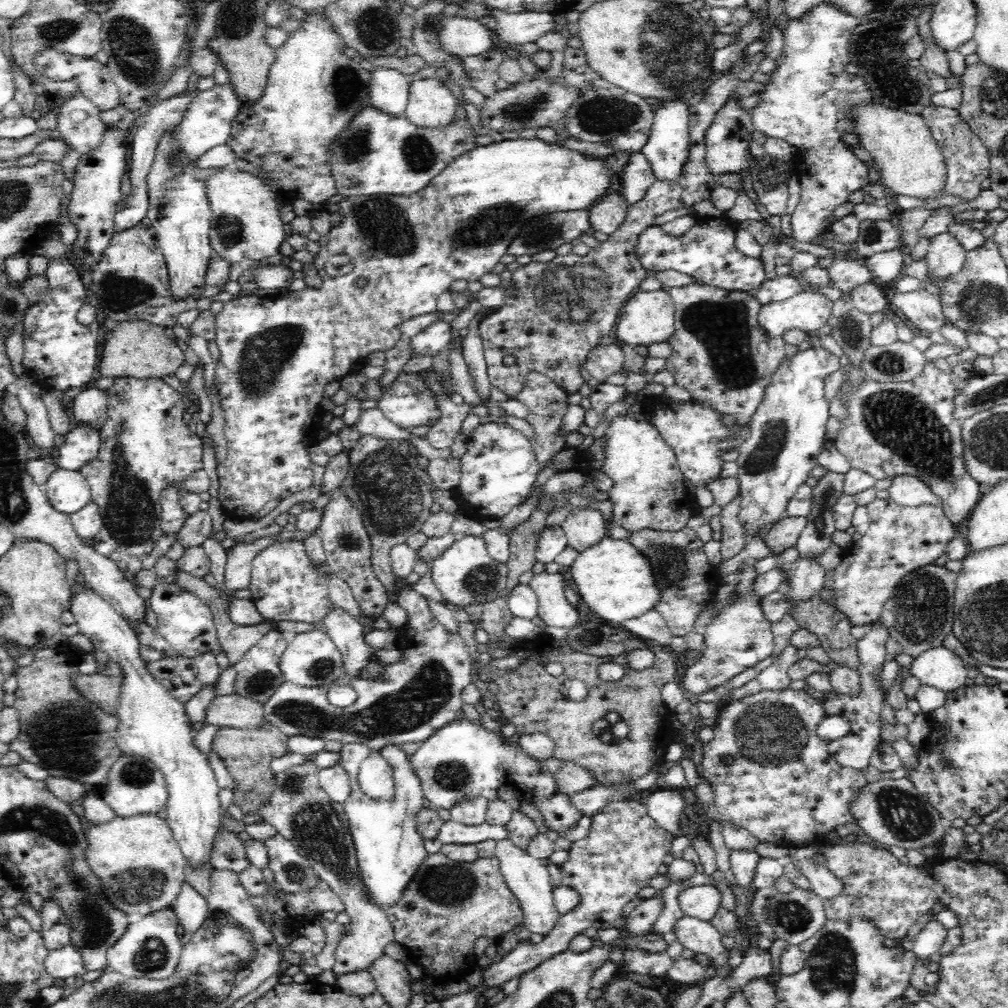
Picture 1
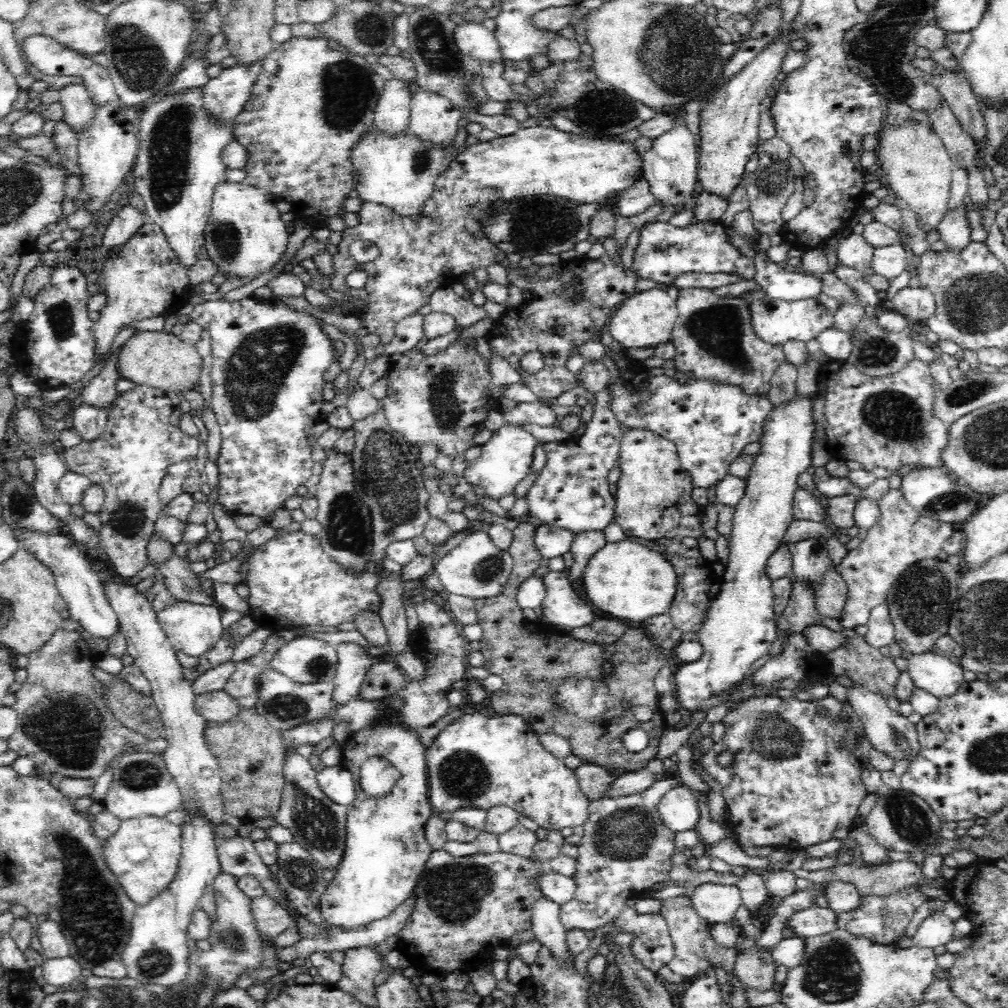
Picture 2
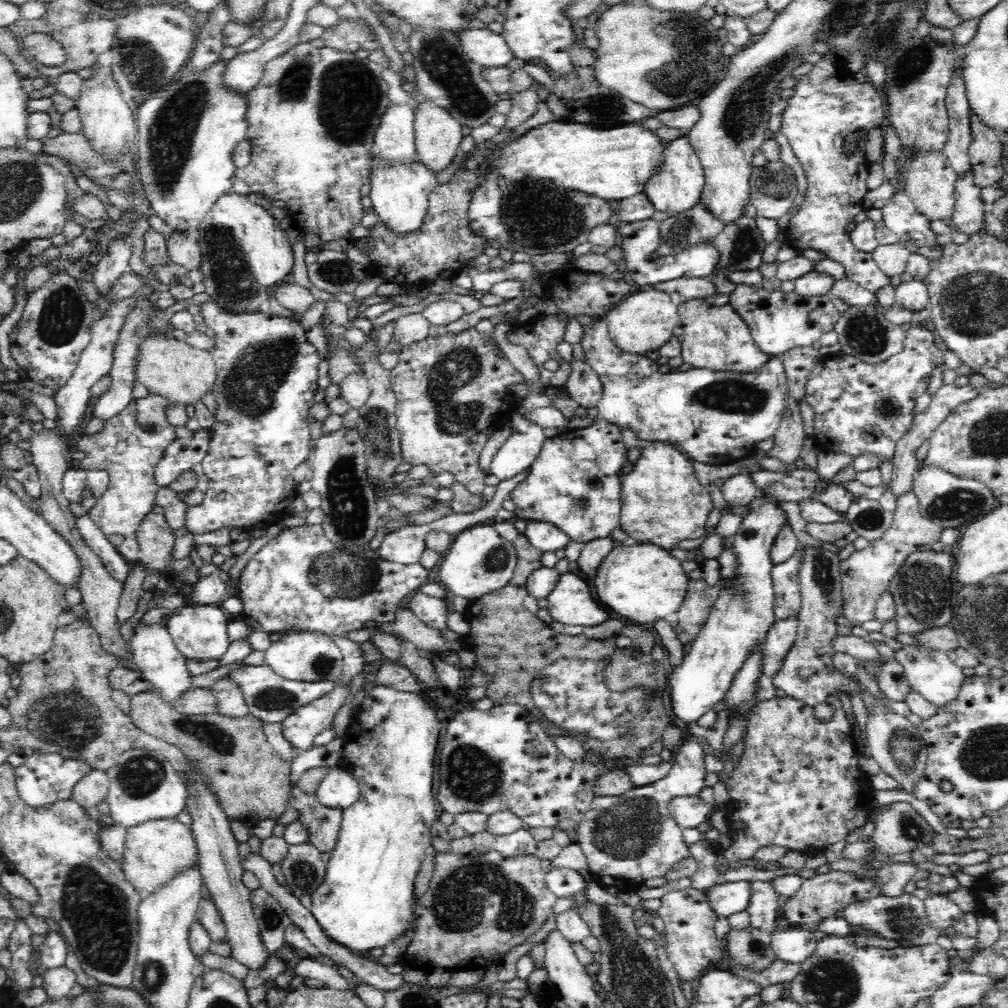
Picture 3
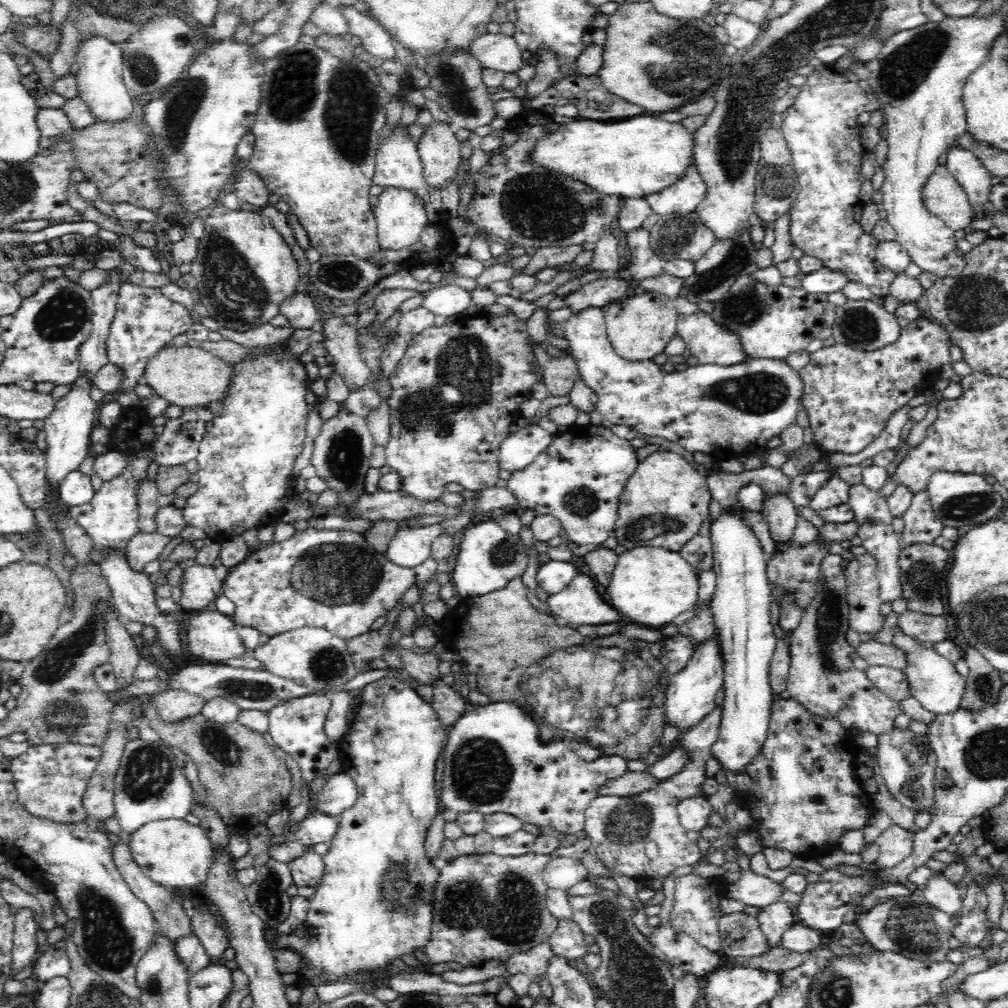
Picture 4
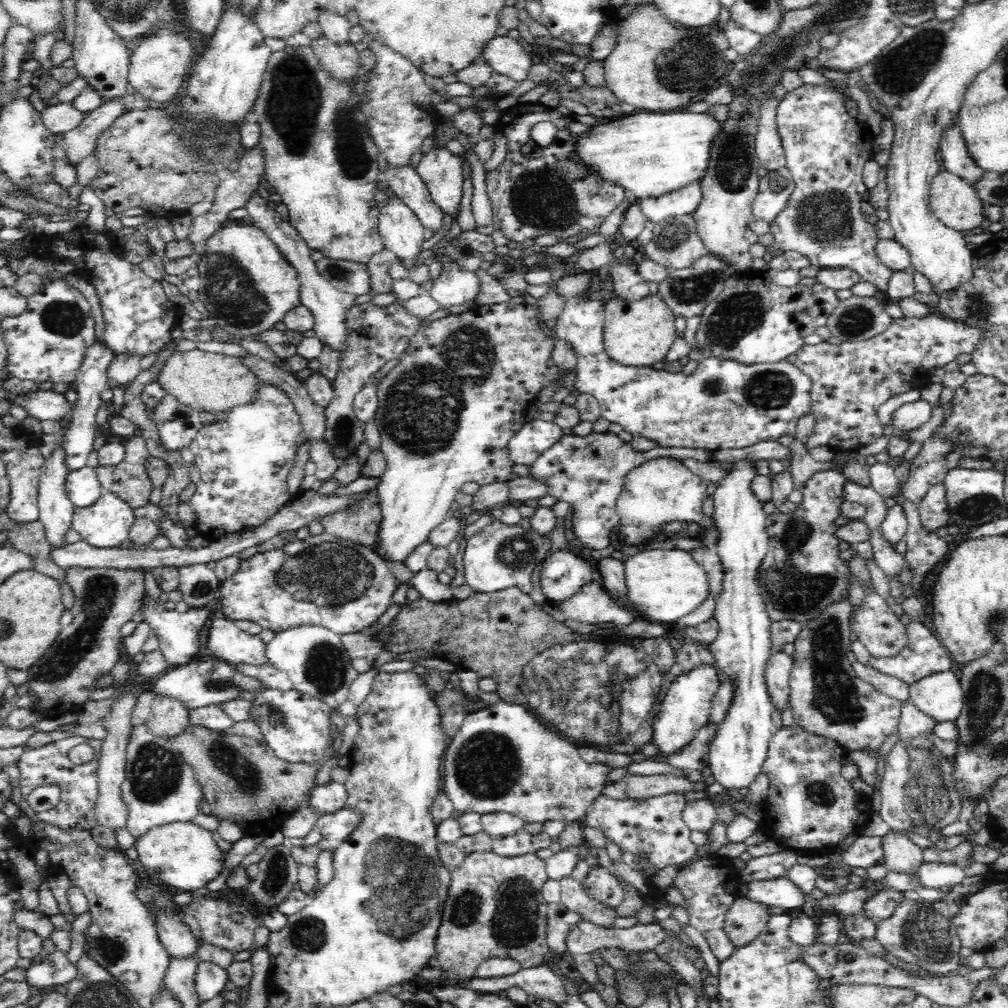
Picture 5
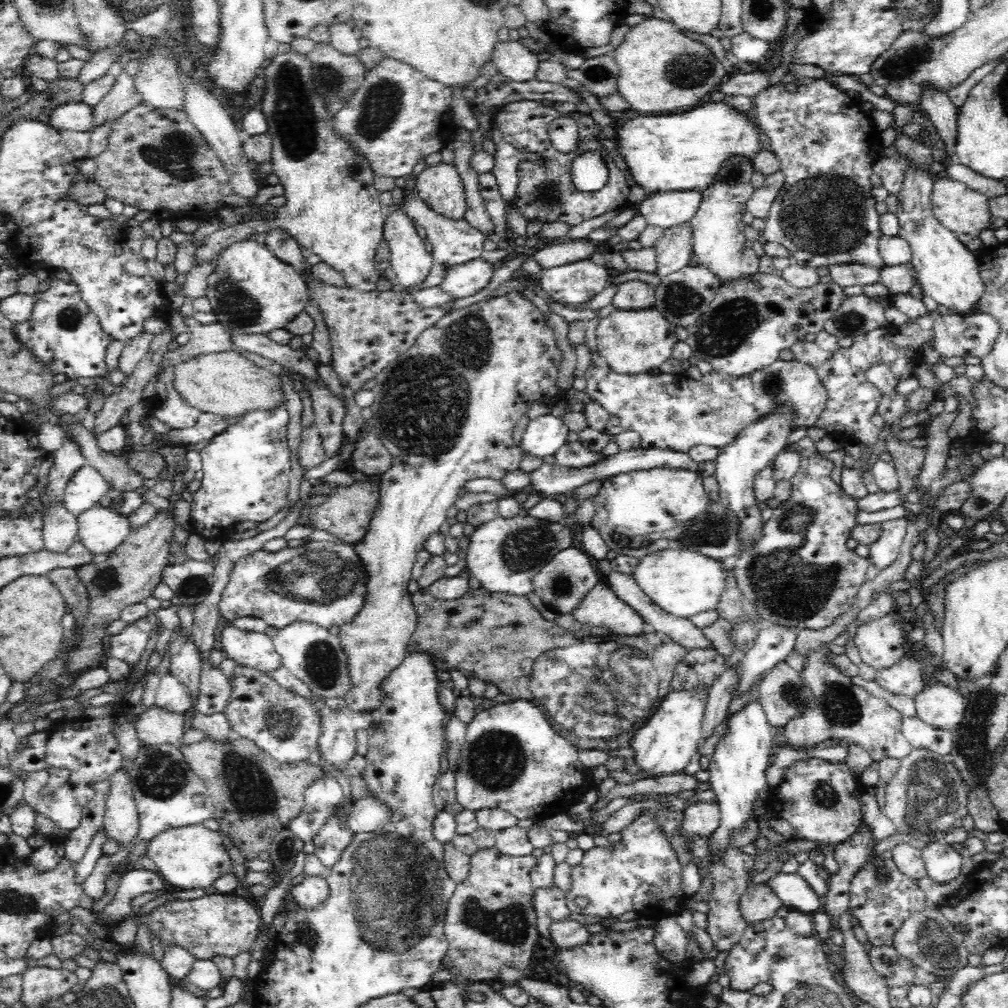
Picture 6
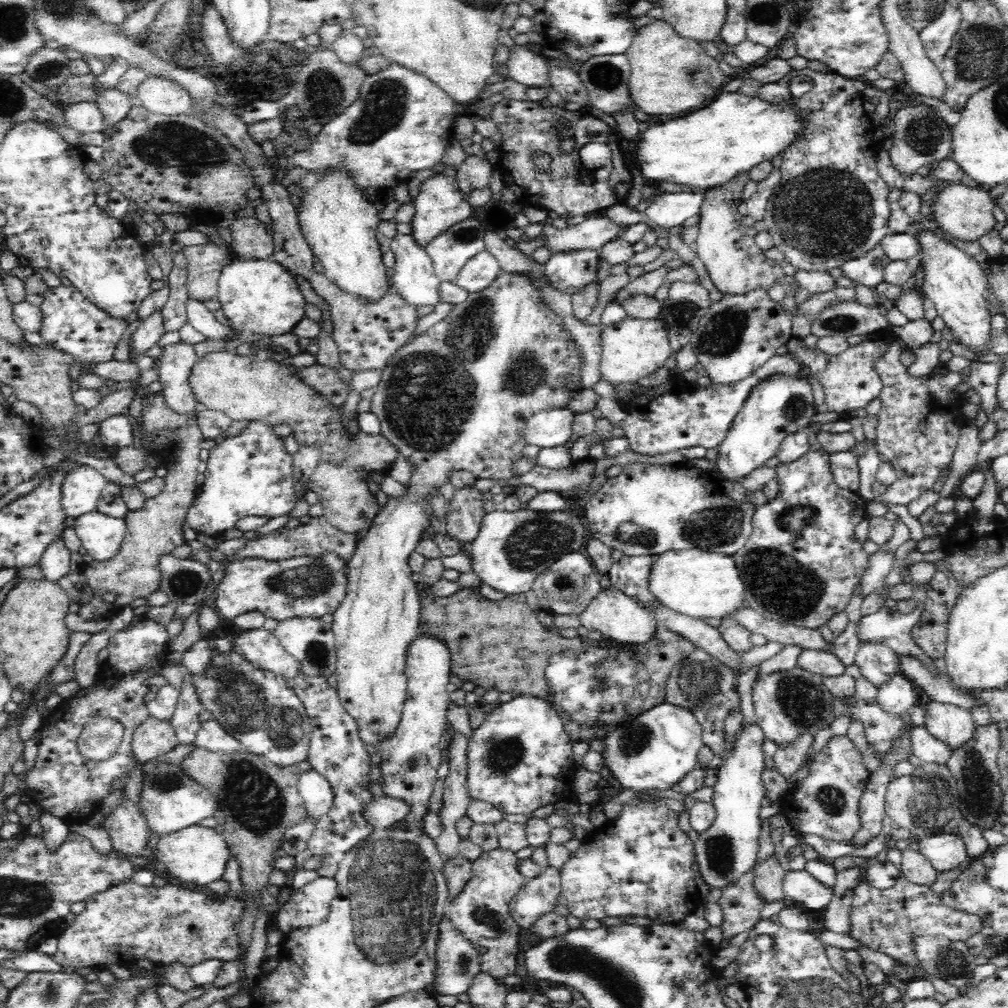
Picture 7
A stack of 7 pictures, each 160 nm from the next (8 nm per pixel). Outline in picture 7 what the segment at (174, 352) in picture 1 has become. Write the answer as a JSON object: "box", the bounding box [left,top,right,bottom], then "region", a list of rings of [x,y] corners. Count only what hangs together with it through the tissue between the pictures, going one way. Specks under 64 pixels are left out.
{"box":[189,352,397,533],"region":[[[210,352],[193,364],[189,374],[189,385],[198,405],[210,410],[226,412],[232,420],[268,419],[268,423],[288,424],[292,428],[291,436],[297,441],[299,447],[314,446],[320,451],[320,462],[318,467],[306,484],[308,490],[313,490],[318,494],[320,503],[323,506],[323,515],[328,518],[328,522],[333,528],[340,529],[344,533],[358,533],[366,531],[372,526],[373,519],[379,510],[378,499],[368,489],[368,476],[372,472],[382,472],[388,475],[393,468],[397,458],[396,446],[384,436],[371,437],[366,433],[352,435],[348,429],[342,425],[343,407],[332,405],[322,394],[314,391],[307,382],[295,374],[296,367],[283,362],[274,362],[251,355],[236,354],[230,352]]]}

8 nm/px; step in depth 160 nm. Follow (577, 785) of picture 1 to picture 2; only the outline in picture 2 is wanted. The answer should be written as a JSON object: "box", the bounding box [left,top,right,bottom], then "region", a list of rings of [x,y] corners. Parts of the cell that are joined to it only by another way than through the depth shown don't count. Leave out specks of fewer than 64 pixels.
{"box":[574,762,616,801],"region":[[[587,762],[574,768],[574,773],[578,777],[578,785],[582,793],[590,801],[605,798],[612,780],[616,777],[616,774],[608,772],[608,769]]]}

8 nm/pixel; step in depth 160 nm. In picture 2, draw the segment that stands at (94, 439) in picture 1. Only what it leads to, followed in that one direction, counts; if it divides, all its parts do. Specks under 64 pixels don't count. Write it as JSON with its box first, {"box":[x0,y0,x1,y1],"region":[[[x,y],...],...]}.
{"box":[69,403,112,442],"region":[[[83,403],[70,412],[69,426],[74,428],[76,433],[83,438],[82,441],[92,442],[105,429],[108,422],[108,412],[112,410],[112,405],[94,407]]]}

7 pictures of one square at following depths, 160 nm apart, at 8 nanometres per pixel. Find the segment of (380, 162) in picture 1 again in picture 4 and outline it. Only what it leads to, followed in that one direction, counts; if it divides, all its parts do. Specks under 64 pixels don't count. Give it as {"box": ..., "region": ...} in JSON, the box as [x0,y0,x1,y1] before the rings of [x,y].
{"box":[374,186,428,250],"region":[[[388,186],[378,196],[378,201],[374,209],[377,224],[377,239],[384,250],[404,250],[413,249],[420,240],[420,234],[424,226],[428,224],[426,217],[425,203],[422,195],[416,193],[414,189],[406,187]]]}

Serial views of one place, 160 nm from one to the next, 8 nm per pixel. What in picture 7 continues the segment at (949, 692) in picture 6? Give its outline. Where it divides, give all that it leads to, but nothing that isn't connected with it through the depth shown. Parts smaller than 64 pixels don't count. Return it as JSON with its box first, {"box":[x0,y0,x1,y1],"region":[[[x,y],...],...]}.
{"box":[922,699,975,750],"region":[[[931,699],[922,704],[925,710],[925,725],[928,732],[945,742],[952,750],[964,746],[964,742],[973,734],[975,721],[969,710],[956,706],[955,703],[939,702]]]}

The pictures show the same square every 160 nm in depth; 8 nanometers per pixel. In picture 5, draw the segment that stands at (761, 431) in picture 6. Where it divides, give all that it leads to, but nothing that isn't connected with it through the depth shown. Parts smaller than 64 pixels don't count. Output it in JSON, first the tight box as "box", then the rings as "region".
{"box":[707,458,775,792],"region":[[[742,458],[742,460],[734,460],[732,463],[732,468],[727,470],[725,477],[721,480],[720,483],[717,484],[717,488],[715,493],[713,494],[714,501],[714,510],[713,510],[713,526],[716,528],[717,532],[717,540],[715,545],[715,550],[718,553],[718,556],[721,560],[721,568],[724,569],[724,576],[721,580],[722,590],[720,594],[715,598],[715,610],[712,613],[714,619],[717,620],[718,631],[716,640],[710,642],[707,646],[710,649],[710,653],[712,653],[713,660],[716,660],[716,666],[722,669],[729,678],[729,682],[732,684],[733,688],[733,698],[732,702],[729,704],[728,712],[725,714],[724,720],[716,726],[716,734],[713,736],[712,742],[709,743],[709,754],[708,754],[708,762],[707,766],[711,770],[711,776],[714,777],[716,782],[719,782],[724,786],[726,792],[729,790],[737,790],[739,791],[741,788],[749,788],[750,784],[756,780],[756,776],[762,772],[761,767],[764,764],[765,759],[767,758],[767,752],[769,748],[770,738],[774,733],[774,727],[772,725],[772,721],[770,721],[770,716],[772,716],[772,711],[775,709],[773,707],[771,701],[771,695],[768,694],[767,691],[767,683],[766,683],[766,668],[767,662],[772,656],[771,654],[771,618],[768,616],[766,609],[766,600],[763,598],[763,594],[761,592],[761,586],[758,581],[759,576],[759,568],[763,562],[764,555],[767,553],[769,549],[770,535],[766,532],[766,520],[767,514],[762,509],[763,503],[758,501],[756,497],[754,497],[754,493],[752,492],[752,487],[750,484],[754,476],[757,475],[756,466],[754,464],[757,460],[751,460],[751,458]]]}

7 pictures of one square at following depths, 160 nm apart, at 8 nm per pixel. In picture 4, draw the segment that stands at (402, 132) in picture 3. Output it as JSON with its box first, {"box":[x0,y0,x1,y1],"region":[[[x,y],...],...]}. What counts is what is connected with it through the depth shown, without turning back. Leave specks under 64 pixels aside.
{"box":[372,132,430,203],"region":[[[391,132],[391,135],[383,143],[380,143],[376,152],[375,172],[372,181],[380,186],[414,189],[416,193],[422,195],[424,203],[428,202],[428,196],[430,196],[428,193],[430,185],[423,175],[418,147],[408,134],[401,134],[401,132]]]}

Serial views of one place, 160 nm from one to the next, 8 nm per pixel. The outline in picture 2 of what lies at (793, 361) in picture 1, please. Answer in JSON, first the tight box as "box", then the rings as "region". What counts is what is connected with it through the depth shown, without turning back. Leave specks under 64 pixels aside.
{"box":[674,396,815,717],"region":[[[796,396],[796,399],[785,403],[782,407],[774,407],[769,410],[769,414],[765,416],[764,423],[761,424],[761,436],[762,437],[762,450],[760,454],[754,456],[756,464],[750,472],[750,476],[746,478],[745,482],[745,492],[744,496],[740,499],[740,502],[734,507],[735,513],[733,516],[733,527],[732,532],[729,538],[729,560],[727,564],[723,567],[725,573],[722,576],[721,587],[719,588],[719,593],[713,598],[711,605],[708,607],[707,614],[703,619],[702,628],[697,632],[698,642],[703,646],[702,656],[695,660],[694,662],[682,663],[674,673],[674,680],[676,681],[676,690],[677,690],[677,702],[679,708],[685,713],[688,717],[692,712],[696,711],[698,706],[702,704],[702,700],[708,700],[708,698],[714,698],[714,696],[720,696],[722,692],[728,689],[732,689],[734,684],[740,682],[744,678],[744,674],[748,672],[748,668],[762,656],[766,655],[771,648],[772,641],[776,638],[777,633],[777,616],[774,614],[774,594],[772,590],[772,581],[766,573],[766,565],[768,559],[771,557],[771,554],[781,545],[781,539],[784,538],[785,530],[788,528],[788,524],[792,522],[795,518],[793,515],[793,508],[790,502],[793,502],[793,496],[798,488],[796,484],[796,478],[806,472],[806,468],[810,466],[810,460],[814,457],[815,452],[815,420],[812,422],[812,402],[806,398],[800,398]]]}

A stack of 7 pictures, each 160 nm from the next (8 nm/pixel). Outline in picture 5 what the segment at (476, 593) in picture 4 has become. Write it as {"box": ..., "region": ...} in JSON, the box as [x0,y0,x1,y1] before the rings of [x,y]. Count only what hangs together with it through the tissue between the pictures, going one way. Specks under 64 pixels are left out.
{"box":[463,520,550,594],"region":[[[501,520],[492,521],[467,540],[463,555],[466,584],[474,588],[476,593],[492,593],[515,586],[529,594],[533,589],[532,572],[549,555],[550,546],[550,538],[532,528],[524,530],[518,524],[506,525]]]}

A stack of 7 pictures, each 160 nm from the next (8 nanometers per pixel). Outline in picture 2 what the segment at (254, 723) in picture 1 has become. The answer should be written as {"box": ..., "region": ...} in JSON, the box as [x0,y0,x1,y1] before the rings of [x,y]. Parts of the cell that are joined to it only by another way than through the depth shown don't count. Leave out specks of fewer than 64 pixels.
{"box":[194,692,242,722],"region":[[[207,692],[194,697],[195,709],[206,720],[224,722],[236,716],[242,709],[226,692]]]}

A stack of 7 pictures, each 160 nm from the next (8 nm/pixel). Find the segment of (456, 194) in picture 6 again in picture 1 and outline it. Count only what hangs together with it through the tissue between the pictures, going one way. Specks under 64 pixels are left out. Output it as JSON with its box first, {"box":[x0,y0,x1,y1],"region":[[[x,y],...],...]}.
{"box":[406,78,457,127],"region":[[[425,78],[409,83],[406,119],[416,127],[444,127],[456,116],[457,99],[440,79]]]}

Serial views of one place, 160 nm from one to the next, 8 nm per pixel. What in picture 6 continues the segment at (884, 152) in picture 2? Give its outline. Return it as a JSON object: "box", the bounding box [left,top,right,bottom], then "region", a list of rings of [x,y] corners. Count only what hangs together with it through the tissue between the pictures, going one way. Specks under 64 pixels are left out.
{"box":[931,178,992,235],"region":[[[936,178],[931,199],[935,217],[956,235],[978,235],[992,222],[991,200],[956,179]]]}

